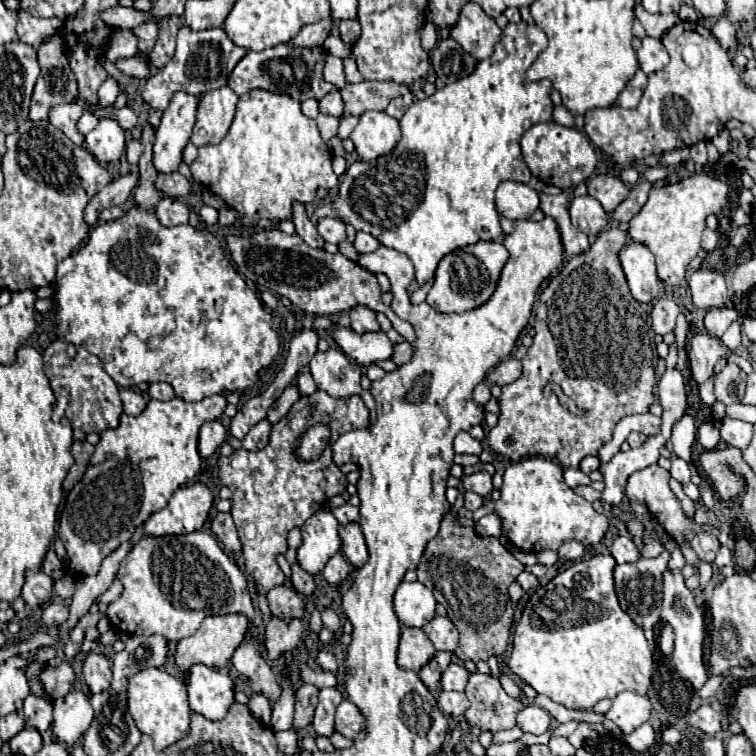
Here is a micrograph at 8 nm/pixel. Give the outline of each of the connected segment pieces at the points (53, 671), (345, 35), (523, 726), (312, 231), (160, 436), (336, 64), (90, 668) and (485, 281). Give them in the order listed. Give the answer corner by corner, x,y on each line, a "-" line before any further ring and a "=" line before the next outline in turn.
63,661
59,667
45,667
41,673
41,681
45,685
45,691
51,699
63,697
69,693
71,683
75,681
73,669
67,661
=
341,21
339,31
341,31
341,39
345,45
353,45
361,37
359,21
=
527,705
517,713
517,727
523,733
543,735
551,727
551,715
537,705
=
293,203
293,223
297,229
297,235
313,249
323,249
325,241
321,239
321,235
317,233
317,229
313,227
313,223
309,221
307,213
305,213
305,205
301,203
=
211,395
199,403
185,403
183,399
169,399
169,401
157,401
151,399
147,409
137,415
121,415
119,427
105,429
101,433
101,441
95,447
95,453
91,457
91,465
87,467
83,479
69,491
65,499
65,507
59,515
59,537
63,539
65,551
67,551
67,571
75,577
85,575
97,575
103,559
115,551
121,543
129,541
137,529
137,525
143,525
149,515
163,509
171,495
185,483
189,483
201,467
201,455
199,455
199,429
205,421
215,421
223,415
225,409
225,397
223,395
=
325,55
323,79
335,85
339,90
347,83
345,81
345,71
343,71
343,61
333,55
=
91,653
83,663
83,675
91,693
101,693
111,687
111,665
107,657
=
479,241
471,245
471,265
459,253
445,255
435,271
435,283
431,291
427,293
427,303
439,309
441,313
463,313
463,311
479,307
493,295
499,281
499,273
503,265
507,263
507,259
509,259
507,249
497,241

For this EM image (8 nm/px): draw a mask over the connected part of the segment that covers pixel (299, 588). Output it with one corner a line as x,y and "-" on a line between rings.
297,563
291,565
291,583
295,587
297,593
303,593
305,597
309,597
315,591
315,581
309,573
305,573

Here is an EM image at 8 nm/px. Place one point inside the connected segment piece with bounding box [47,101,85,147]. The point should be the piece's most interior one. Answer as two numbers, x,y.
64,117

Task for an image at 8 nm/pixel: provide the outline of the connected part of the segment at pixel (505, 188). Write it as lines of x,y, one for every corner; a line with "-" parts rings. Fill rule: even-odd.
503,181
496,189
495,205
499,215
511,221
529,219
539,209
539,191
523,183

